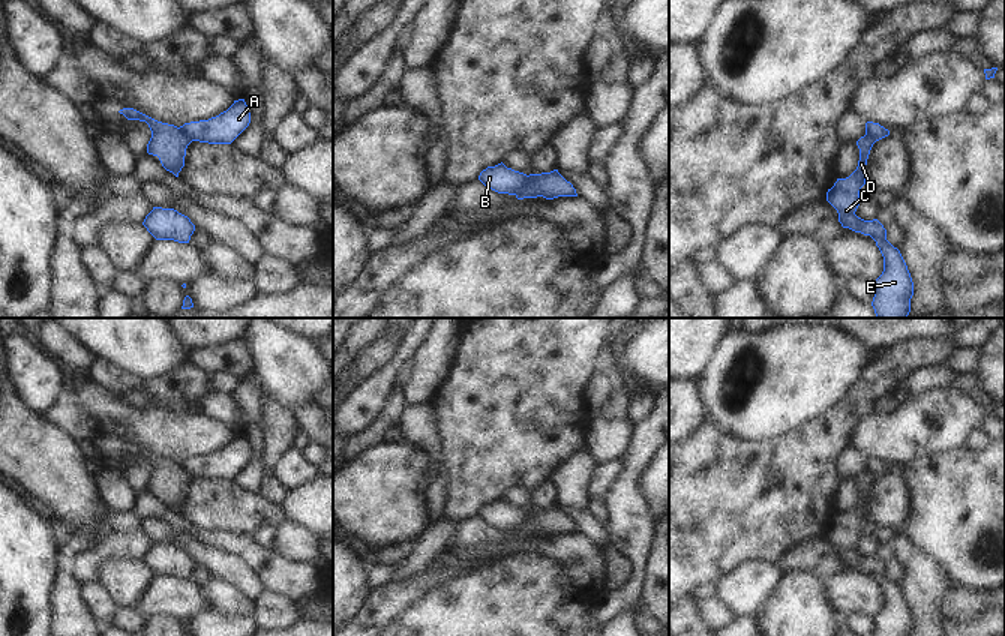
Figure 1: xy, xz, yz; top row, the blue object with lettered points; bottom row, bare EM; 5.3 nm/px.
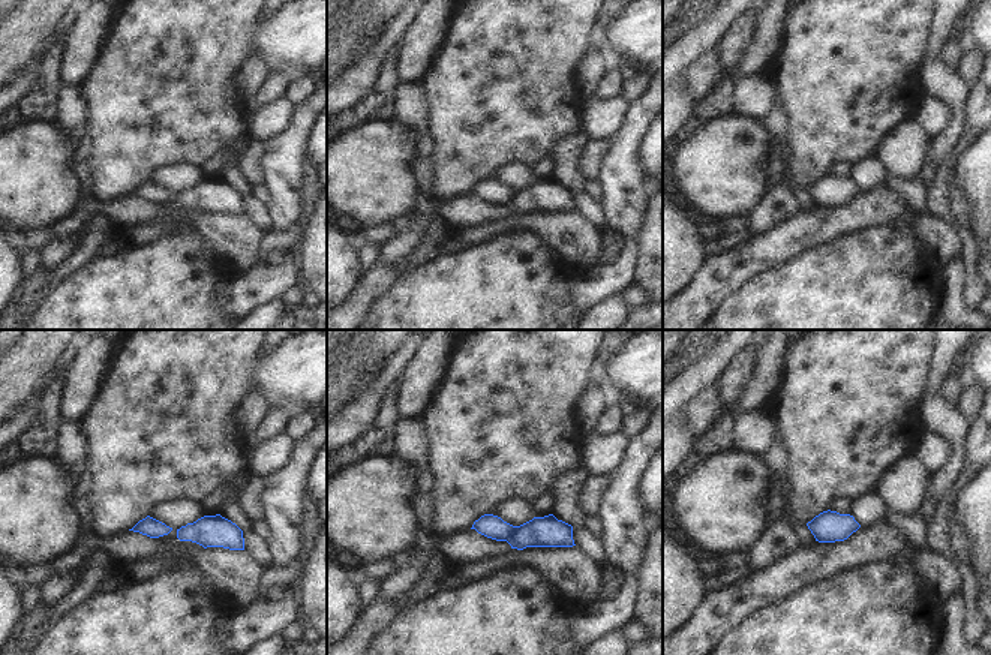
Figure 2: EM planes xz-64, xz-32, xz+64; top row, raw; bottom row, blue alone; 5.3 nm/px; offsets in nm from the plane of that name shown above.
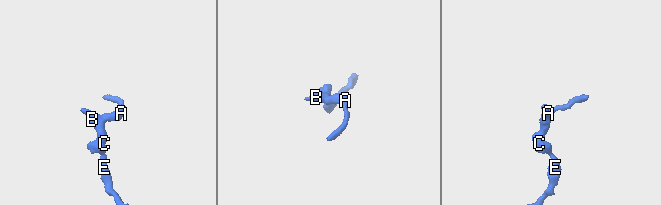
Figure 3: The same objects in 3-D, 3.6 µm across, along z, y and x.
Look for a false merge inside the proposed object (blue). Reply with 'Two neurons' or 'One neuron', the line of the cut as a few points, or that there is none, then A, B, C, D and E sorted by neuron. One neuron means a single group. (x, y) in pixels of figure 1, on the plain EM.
Two neurons. Split along xz (530, 512), (528, 518), (515, 530). Groups: A / B C D E.

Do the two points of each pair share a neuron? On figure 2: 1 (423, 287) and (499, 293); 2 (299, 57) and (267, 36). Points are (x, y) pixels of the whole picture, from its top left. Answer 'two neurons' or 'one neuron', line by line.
1: one neuron
2: one neuron

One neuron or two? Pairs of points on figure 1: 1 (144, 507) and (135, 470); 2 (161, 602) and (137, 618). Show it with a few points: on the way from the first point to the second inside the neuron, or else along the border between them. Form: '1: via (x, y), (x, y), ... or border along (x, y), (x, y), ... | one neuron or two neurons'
1: border along (147, 489), (135, 497) | two neurons
2: border along (134, 606), (146, 618) | two neurons

